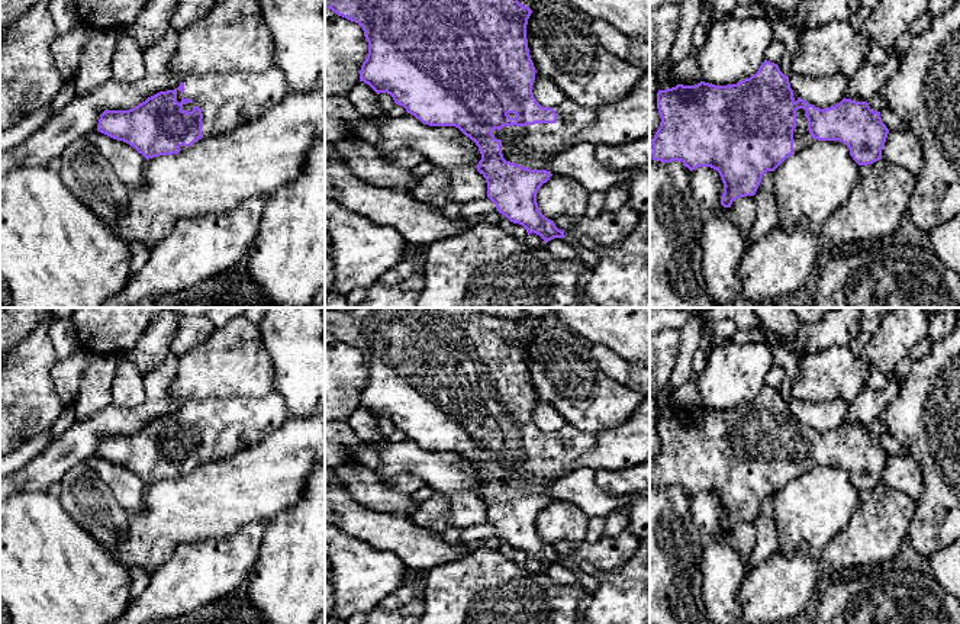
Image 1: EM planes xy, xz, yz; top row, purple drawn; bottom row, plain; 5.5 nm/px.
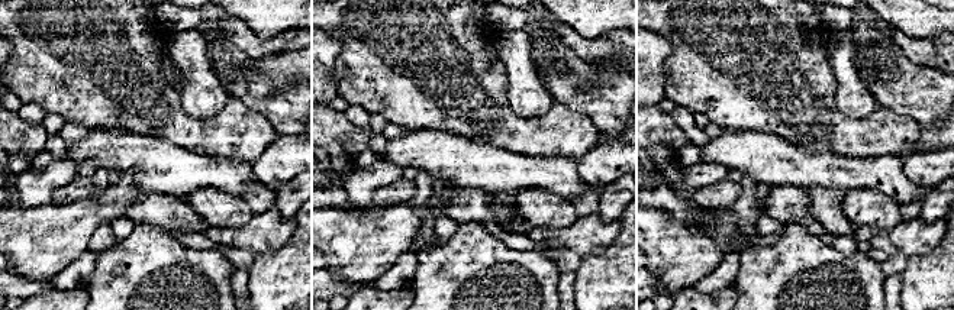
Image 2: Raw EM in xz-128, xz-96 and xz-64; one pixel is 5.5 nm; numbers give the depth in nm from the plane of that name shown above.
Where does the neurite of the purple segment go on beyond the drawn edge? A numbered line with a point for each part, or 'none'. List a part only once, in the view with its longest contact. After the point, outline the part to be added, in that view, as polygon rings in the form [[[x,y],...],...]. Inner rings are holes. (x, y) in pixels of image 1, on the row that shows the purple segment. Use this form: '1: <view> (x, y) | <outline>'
1: xy (226, 99) | [[[276,65],[260,73],[189,74],[181,75],[181,83],[184,91],[177,89],[177,102],[191,99],[183,110],[202,109],[203,138],[255,119],[289,93],[284,73]]]

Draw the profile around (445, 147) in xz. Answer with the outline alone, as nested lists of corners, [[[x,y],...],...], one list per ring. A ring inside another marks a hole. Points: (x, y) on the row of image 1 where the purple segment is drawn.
[[[410,113],[387,118],[380,126],[377,149],[392,152],[410,148],[421,152],[435,168],[476,168],[481,154],[474,141],[455,126],[429,126]]]

